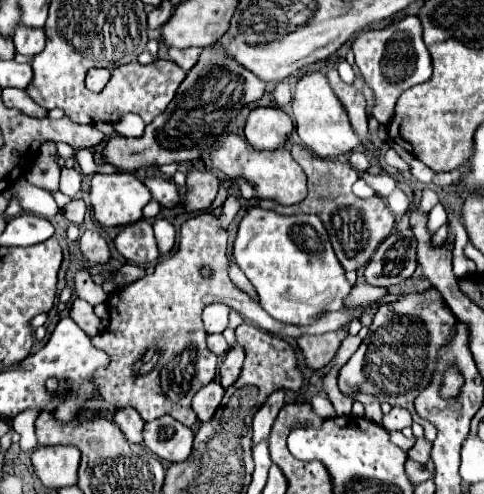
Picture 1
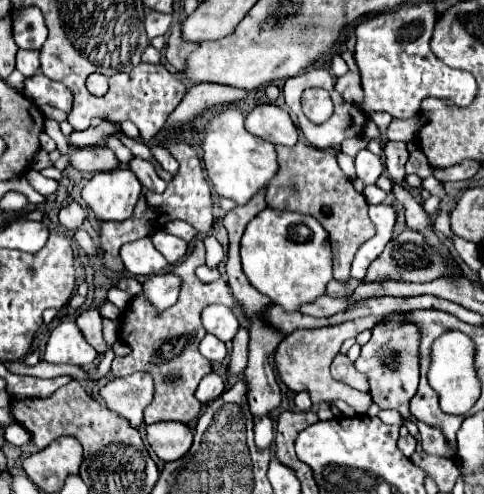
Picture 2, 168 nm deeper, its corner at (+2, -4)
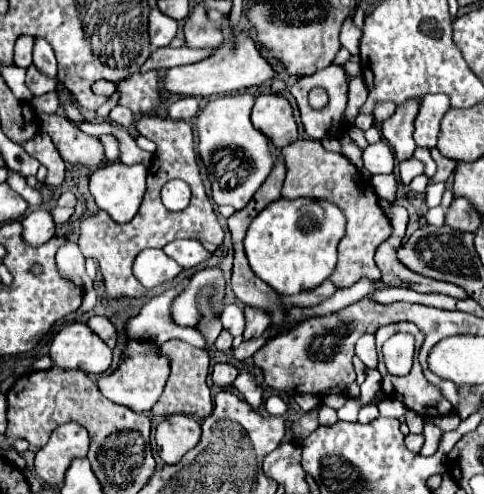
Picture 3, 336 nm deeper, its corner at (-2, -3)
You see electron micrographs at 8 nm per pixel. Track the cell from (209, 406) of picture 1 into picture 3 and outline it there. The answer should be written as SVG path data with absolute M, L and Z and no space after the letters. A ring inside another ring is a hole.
M215 364L213 366L213 372L211 372L211 378L213 378L213 384L215 386L221 386L221 388L227 388L233 384L233 380L237 378L237 370L235 366L231 364Z

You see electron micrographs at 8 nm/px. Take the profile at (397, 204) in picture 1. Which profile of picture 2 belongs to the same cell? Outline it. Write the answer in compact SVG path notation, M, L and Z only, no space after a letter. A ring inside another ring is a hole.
M375 185L365 187L363 195L365 195L367 203L381 203L381 201L385 201L385 197L387 197L387 193L385 193L385 191L381 191L381 189L379 189L379 187L375 187Z

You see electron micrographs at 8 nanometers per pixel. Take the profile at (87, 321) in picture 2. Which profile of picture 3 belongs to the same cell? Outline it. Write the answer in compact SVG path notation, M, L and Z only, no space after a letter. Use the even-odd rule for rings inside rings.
M91 316L87 320L87 326L109 346L113 348L115 346L115 340L117 340L117 332L113 328L113 324L105 318L105 316Z

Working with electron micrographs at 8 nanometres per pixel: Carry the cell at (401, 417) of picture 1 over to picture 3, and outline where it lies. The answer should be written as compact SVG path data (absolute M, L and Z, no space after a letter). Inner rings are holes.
M381 400L381 402L377 402L377 408L379 408L379 414L381 416L387 416L387 418L401 418L405 412L407 412L407 408L401 404L401 402L397 402L397 400Z

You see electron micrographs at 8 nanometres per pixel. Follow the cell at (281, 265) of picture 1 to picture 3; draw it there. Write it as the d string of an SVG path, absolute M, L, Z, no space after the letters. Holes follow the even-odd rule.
M279 198L253 218L245 236L245 254L251 270L277 294L293 296L313 290L331 278L337 266L337 242L345 232L345 216L325 200Z

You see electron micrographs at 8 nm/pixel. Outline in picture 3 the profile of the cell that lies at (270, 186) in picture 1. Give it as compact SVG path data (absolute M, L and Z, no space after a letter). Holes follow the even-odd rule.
M251 94L223 96L211 100L197 114L197 134L199 134L199 154L203 164L209 170L211 178L211 196L215 204L231 204L235 210L247 206L257 188L265 182L269 172L279 158L279 150L273 142L253 128L249 114L255 98Z

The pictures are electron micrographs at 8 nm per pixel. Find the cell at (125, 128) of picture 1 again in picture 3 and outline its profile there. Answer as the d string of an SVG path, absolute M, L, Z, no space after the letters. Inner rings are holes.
M115 106L111 110L111 114L109 114L109 120L115 122L115 124L119 124L119 126L123 126L123 128L131 128L137 122L135 114L129 108L125 108L125 106Z

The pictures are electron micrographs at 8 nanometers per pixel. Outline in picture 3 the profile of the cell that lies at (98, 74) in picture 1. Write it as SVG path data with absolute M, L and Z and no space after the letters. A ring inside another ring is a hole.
M99 80L99 82L93 84L93 92L95 92L97 96L107 96L107 98L109 98L109 96L115 92L115 84L109 82L109 80Z

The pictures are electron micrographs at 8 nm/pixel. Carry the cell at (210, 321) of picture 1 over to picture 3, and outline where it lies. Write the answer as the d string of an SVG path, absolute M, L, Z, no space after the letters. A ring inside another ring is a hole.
M229 304L229 306L223 308L221 322L223 322L223 328L229 330L233 336L241 336L243 334L245 318L243 318L243 310L237 304Z

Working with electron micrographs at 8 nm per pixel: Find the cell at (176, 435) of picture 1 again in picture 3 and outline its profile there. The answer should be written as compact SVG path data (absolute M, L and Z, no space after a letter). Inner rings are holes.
M183 414L167 416L163 422L159 422L155 434L161 460L165 464L177 464L187 450L199 444L199 436L201 426L197 420Z

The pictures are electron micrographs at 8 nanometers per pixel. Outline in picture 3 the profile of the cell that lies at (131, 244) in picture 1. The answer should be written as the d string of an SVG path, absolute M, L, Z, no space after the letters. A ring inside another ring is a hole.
M155 248L139 252L133 262L133 274L145 288L153 288L165 280L171 280L181 270L183 268L175 260L171 260L163 250Z

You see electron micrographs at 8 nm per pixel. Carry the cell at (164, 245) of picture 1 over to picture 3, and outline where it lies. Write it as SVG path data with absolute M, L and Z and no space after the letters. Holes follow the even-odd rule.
M173 240L163 248L163 252L181 268L193 268L211 256L211 252L207 252L197 240Z

